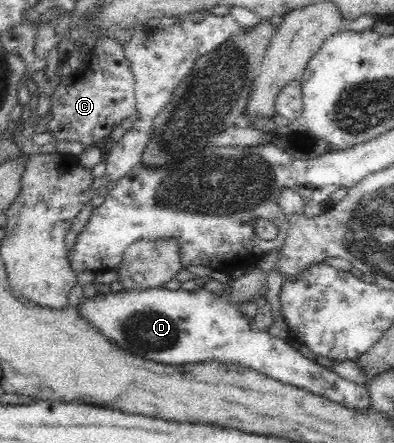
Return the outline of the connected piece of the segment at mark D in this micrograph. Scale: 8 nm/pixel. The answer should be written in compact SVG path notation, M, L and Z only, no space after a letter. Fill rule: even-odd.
M155 286L146 290L129 291L124 289L120 292L111 291L102 295L97 293L91 299L84 297L78 305L78 312L87 323L91 324L91 327L107 337L111 343L143 359L174 366L213 360L223 363L239 362L270 378L299 387L314 395L332 399L335 403L345 405L349 409L367 411L367 407L372 407L365 383L357 385L333 372L331 367L326 368L303 356L299 350L293 347L290 339L274 337L269 332L254 328L253 323L249 323L249 318L239 311L239 307L227 302L223 296L219 297L217 294L207 291L204 286L197 291L185 291L182 287L169 290L163 286Z

